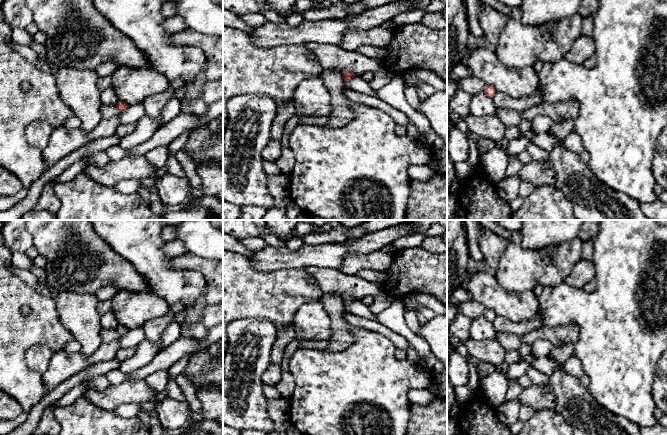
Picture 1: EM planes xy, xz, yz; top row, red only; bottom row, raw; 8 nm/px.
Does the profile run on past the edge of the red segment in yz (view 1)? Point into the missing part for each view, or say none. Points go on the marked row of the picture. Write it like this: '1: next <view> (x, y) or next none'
1: next none

